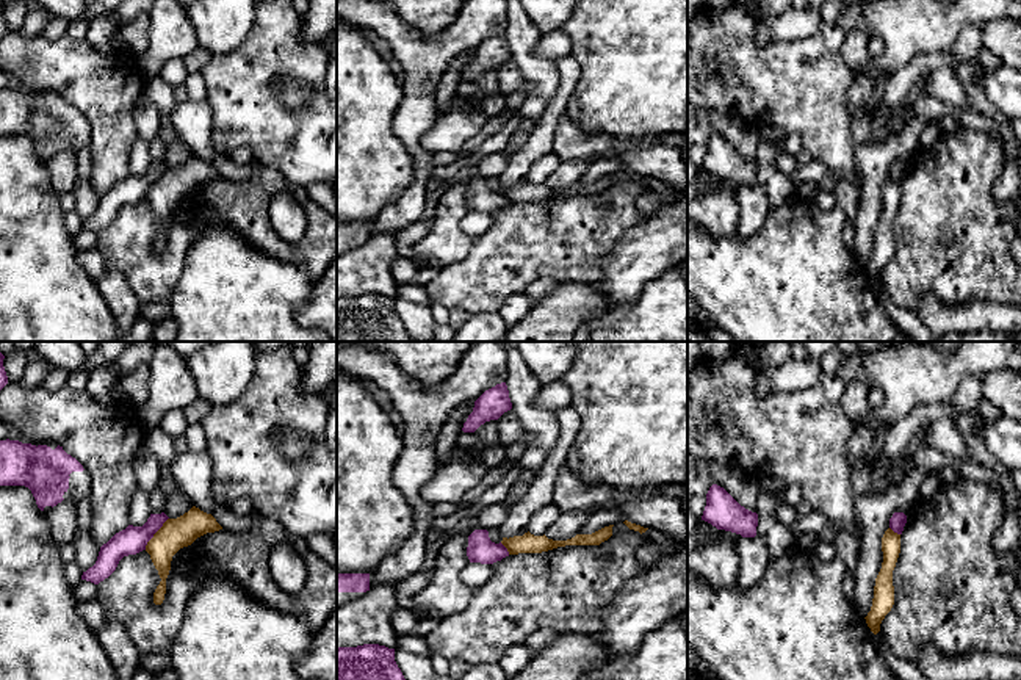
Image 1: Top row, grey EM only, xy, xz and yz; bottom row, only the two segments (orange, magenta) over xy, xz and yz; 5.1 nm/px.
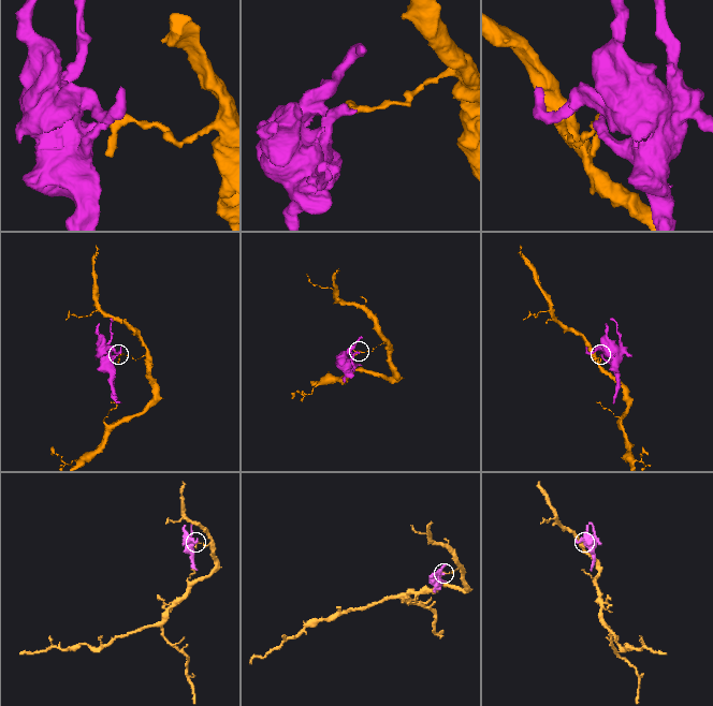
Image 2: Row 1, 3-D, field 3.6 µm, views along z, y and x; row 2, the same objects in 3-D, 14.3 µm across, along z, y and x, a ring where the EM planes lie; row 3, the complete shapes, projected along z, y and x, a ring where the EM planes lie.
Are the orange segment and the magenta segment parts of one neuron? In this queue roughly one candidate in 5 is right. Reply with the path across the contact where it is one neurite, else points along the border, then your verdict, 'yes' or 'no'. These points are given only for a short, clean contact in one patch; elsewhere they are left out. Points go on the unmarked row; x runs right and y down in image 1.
border along xy (168, 166), (144, 198); no

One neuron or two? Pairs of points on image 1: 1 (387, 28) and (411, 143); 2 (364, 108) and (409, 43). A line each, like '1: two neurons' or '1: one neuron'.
1: one neuron
2: two neurons

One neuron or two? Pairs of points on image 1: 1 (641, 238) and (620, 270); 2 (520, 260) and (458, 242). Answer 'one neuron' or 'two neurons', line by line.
1: one neuron
2: two neurons

